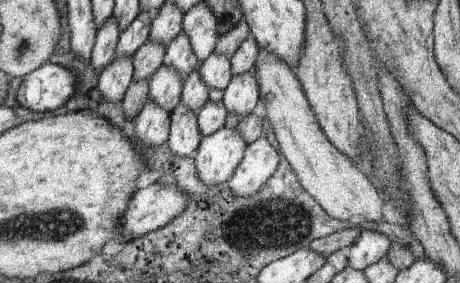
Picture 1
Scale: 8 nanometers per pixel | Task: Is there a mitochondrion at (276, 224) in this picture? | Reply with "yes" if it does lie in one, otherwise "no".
yes

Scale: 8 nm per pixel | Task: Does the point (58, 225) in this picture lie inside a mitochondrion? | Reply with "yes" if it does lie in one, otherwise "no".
yes

